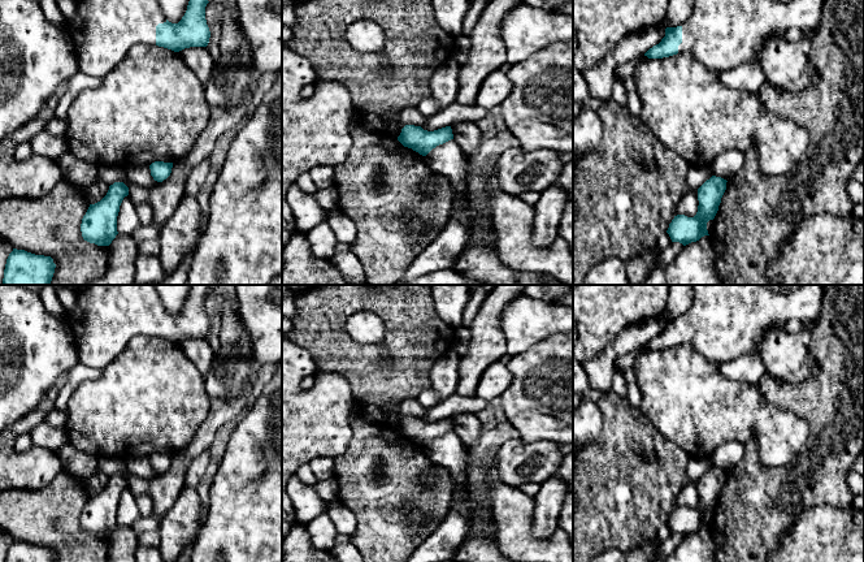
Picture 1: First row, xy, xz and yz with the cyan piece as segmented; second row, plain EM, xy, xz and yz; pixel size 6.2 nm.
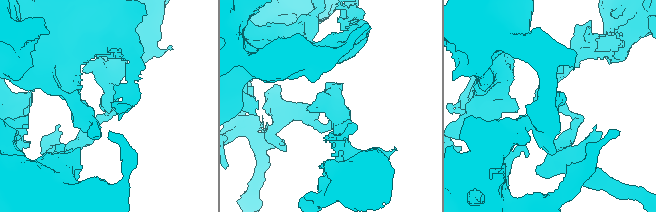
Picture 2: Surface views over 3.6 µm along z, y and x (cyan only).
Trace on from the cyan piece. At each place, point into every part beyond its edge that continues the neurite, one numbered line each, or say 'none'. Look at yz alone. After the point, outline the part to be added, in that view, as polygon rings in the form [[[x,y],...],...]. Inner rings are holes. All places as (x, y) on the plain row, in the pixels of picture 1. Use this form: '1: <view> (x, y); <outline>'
1: yz (724, 321); [[[692,285],[692,304],[681,316],[678,345],[690,345],[707,360],[720,364],[754,351],[763,332],[776,323],[800,320],[811,324],[821,314],[824,285]]]

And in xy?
1: xy (107, 316); [[[86,285],[77,293],[77,308],[69,324],[77,341],[79,363],[103,369],[109,366],[135,336],[156,336],[156,317],[166,314],[153,285]]]

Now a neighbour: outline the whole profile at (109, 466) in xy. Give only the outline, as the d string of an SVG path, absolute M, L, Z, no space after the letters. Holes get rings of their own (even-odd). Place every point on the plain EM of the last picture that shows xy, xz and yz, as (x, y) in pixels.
M235 285L235 293L239 317L252 347L249 379L243 392L234 397L212 398L207 419L188 445L174 453L170 467L152 480L131 475L125 461L97 457L96 471L109 477L123 474L135 497L147 493L153 500L152 514L159 518L168 513L186 487L186 474L192 459L212 446L223 424L243 414L260 368L282 362L282 285Z

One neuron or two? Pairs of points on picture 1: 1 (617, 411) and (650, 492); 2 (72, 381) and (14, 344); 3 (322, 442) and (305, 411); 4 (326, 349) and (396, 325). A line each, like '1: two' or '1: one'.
1: one
2: two
3: one
4: one

